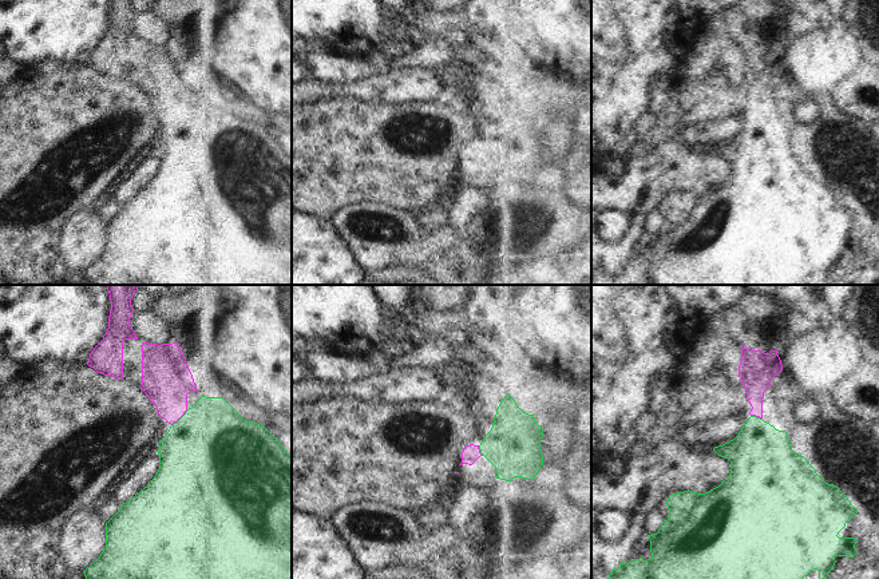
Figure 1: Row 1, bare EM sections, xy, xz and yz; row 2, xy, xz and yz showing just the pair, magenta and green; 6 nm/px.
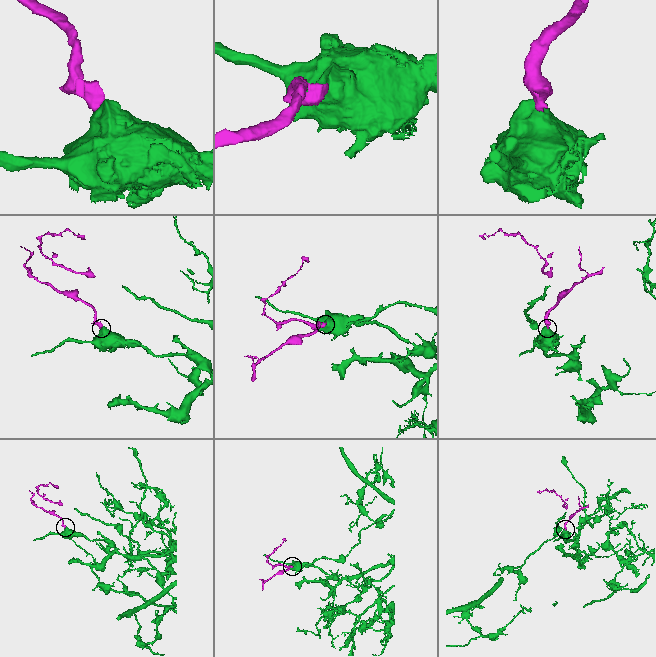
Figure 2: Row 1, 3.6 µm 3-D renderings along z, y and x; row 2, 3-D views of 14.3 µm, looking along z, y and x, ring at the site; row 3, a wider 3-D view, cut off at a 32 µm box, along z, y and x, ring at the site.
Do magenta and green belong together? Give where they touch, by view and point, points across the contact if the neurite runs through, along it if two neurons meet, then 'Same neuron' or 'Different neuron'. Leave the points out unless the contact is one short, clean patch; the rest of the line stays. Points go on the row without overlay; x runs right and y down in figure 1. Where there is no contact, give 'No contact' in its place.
Touches magenta at xy (179, 118). Path across: xy (166, 80), (171, 106), (179, 118), (210, 146). Same neuron

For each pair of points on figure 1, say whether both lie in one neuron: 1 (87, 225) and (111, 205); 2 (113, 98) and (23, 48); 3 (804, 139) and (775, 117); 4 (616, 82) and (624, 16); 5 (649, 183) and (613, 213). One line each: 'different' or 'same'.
1: different
2: different
3: different
4: same
5: same

